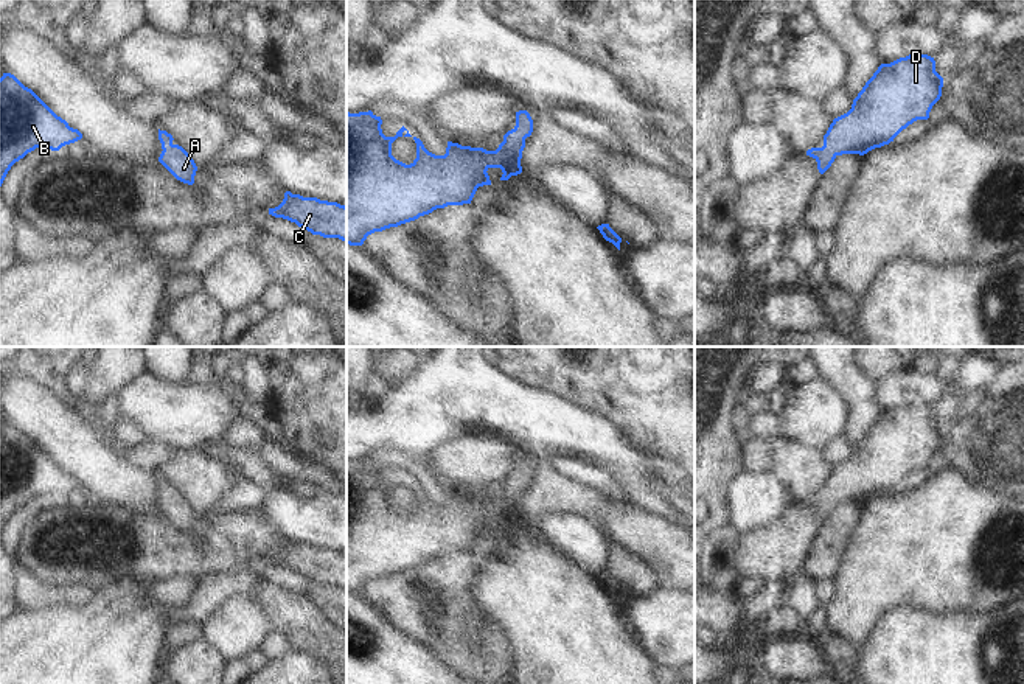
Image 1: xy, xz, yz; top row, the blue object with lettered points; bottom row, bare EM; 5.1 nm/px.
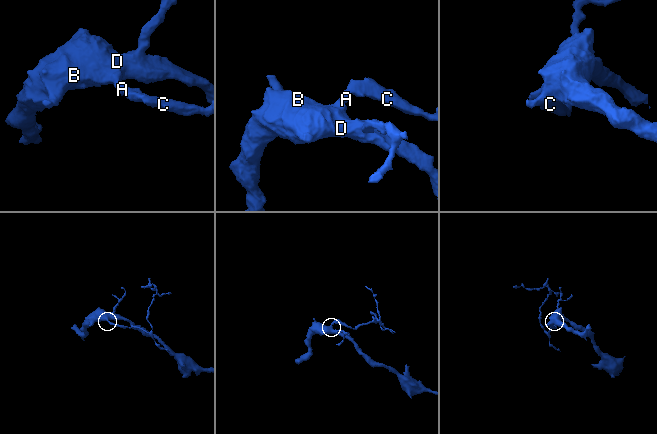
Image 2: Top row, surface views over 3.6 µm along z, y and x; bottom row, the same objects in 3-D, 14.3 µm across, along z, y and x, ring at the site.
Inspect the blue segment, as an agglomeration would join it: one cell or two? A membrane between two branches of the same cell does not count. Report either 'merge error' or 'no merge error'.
no merge error

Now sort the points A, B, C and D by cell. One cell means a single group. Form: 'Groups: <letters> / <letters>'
Groups: A B C D.

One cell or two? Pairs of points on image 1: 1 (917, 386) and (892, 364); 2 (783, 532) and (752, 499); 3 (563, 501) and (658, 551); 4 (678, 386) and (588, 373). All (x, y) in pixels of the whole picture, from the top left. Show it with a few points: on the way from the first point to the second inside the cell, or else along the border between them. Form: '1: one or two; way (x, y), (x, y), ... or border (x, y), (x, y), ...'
1: two; border (902, 367), (875, 384)
2: two; border (794, 499), (782, 513), (743, 537)
3: one; way (586, 501), (600, 506), (634, 529)
4: one; way (656, 373), (609, 373)

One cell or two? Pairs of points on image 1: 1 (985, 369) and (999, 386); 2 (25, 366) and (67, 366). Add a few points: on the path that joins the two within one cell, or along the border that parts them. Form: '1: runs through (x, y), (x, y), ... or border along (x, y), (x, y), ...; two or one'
1: border along (1003, 367), (985, 389); two
2: runs through (36, 366), (56, 366); one

